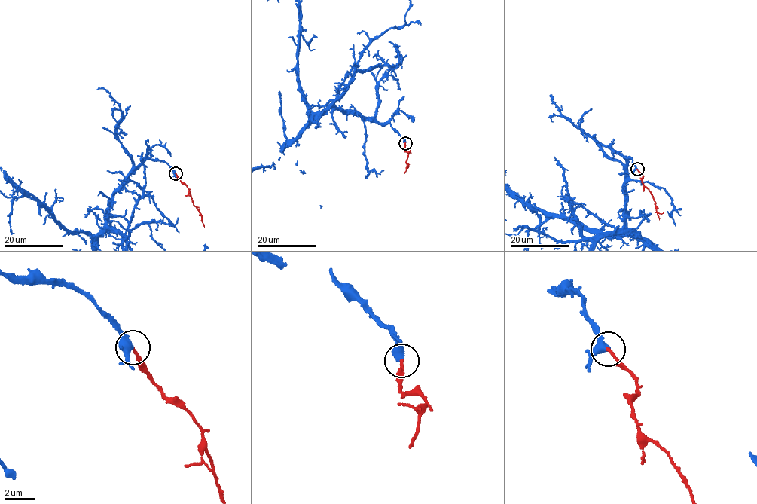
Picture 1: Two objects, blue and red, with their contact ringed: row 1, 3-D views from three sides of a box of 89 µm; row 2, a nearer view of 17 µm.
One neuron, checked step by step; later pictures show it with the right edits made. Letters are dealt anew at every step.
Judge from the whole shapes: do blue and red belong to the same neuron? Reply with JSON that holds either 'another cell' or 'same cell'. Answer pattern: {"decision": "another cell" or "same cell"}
{"decision": "same cell"}

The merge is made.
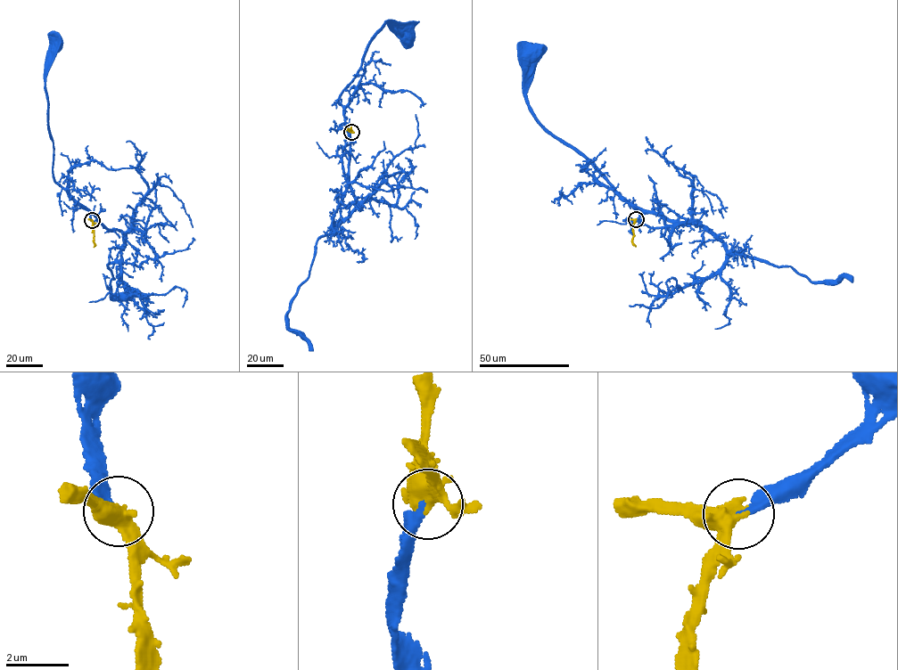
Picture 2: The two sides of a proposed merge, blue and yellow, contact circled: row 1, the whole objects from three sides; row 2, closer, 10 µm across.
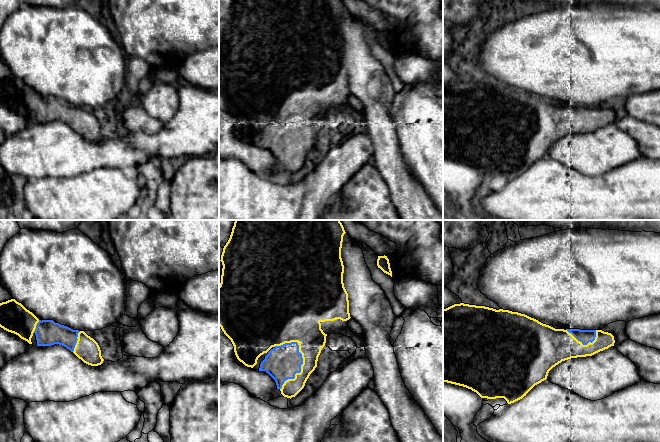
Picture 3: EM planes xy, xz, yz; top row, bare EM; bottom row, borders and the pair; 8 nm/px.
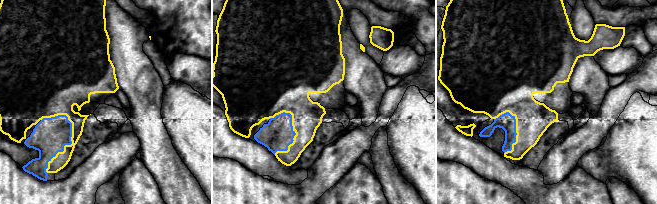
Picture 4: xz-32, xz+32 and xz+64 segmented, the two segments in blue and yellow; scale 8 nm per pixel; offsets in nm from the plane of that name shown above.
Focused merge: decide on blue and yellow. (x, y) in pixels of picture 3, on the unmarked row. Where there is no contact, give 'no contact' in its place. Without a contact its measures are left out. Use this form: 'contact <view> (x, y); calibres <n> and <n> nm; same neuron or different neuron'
contact xz (300, 145); calibres 280 and 220 nm; same neuron

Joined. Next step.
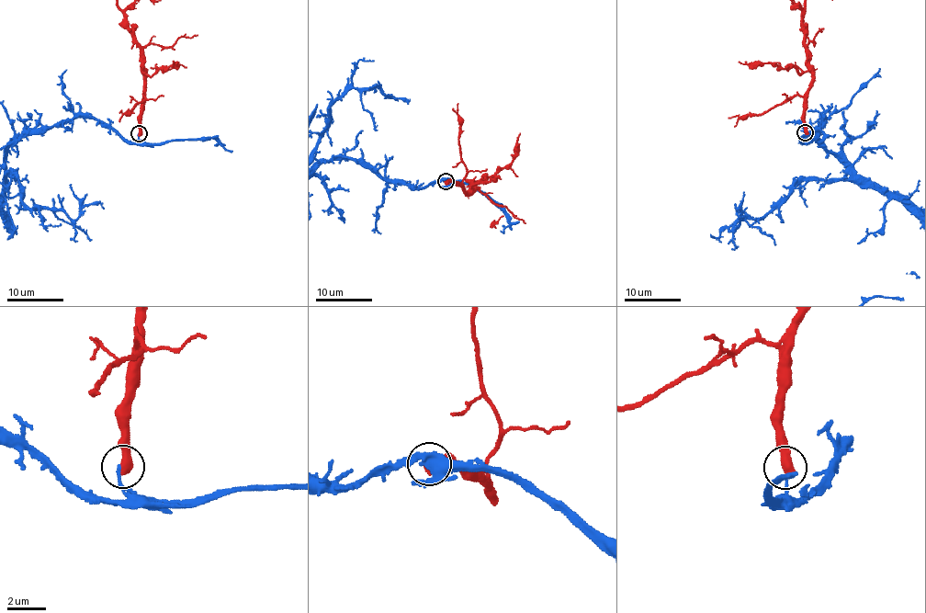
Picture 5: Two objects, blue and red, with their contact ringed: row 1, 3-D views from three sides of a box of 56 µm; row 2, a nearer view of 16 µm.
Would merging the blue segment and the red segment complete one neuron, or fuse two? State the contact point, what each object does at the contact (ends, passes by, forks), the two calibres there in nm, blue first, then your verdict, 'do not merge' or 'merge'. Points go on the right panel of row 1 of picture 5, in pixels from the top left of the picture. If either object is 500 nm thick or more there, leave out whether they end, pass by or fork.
at (805, 132); 140 nm thick on the blue side, 550 nm on the other; do not merge

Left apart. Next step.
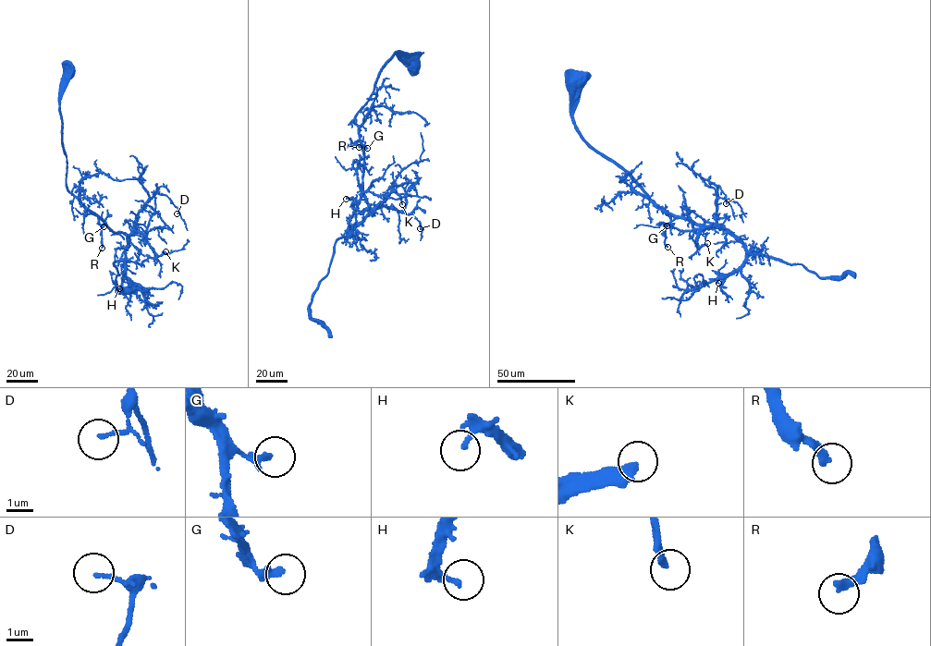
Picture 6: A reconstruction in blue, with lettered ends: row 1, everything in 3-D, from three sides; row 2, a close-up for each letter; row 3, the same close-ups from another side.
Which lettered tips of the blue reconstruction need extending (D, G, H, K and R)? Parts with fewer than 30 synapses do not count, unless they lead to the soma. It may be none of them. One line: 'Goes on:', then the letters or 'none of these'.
Goes on: H, K

